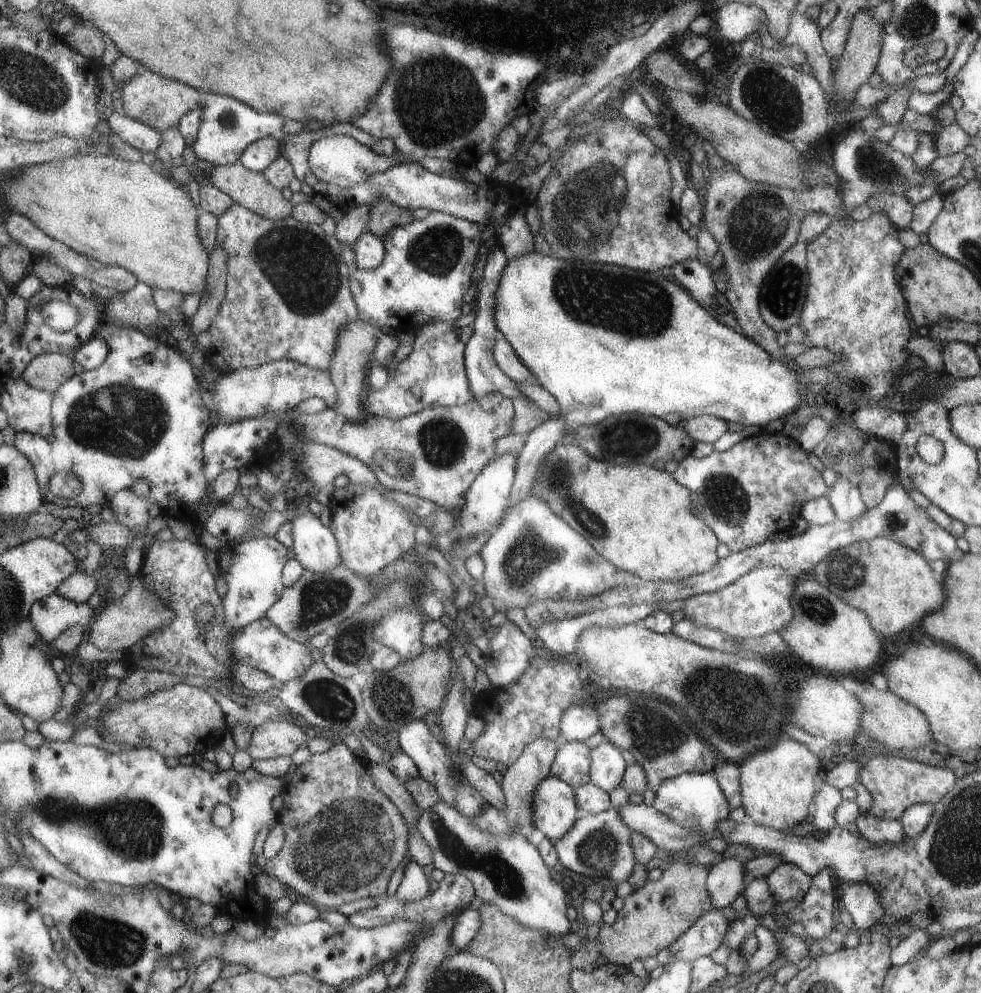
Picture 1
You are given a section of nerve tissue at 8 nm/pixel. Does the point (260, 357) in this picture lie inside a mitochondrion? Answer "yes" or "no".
no

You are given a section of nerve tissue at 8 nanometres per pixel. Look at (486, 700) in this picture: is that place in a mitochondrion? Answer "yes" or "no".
no

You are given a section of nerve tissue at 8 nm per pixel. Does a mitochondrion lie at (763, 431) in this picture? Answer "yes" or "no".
no

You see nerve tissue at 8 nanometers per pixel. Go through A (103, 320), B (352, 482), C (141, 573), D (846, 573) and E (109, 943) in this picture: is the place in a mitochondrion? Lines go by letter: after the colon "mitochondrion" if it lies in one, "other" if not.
A: other
B: other
C: other
D: mitochondrion
E: mitochondrion

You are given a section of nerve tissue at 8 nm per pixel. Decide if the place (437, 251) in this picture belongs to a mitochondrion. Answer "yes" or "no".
yes

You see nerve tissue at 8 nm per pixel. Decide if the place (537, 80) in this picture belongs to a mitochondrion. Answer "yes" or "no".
no

